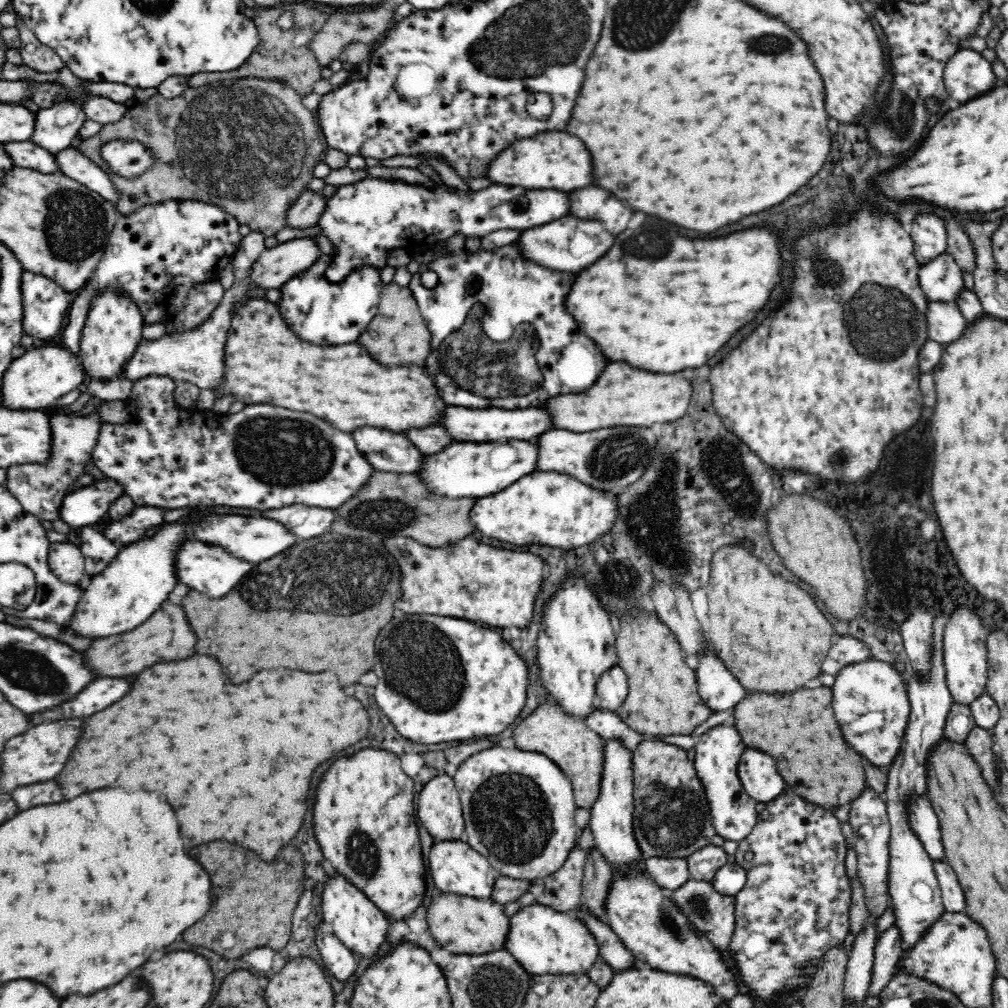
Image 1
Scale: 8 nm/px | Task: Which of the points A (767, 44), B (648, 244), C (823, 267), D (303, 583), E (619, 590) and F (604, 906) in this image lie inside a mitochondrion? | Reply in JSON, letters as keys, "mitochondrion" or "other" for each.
{"A":"mitochondrion","B":"mitochondrion","C":"mitochondrion","D":"mitochondrion","E":"mitochondrion","F":"other"}

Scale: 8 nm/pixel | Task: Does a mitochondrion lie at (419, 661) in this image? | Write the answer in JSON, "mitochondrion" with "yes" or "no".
{"mitochondrion":"yes"}

